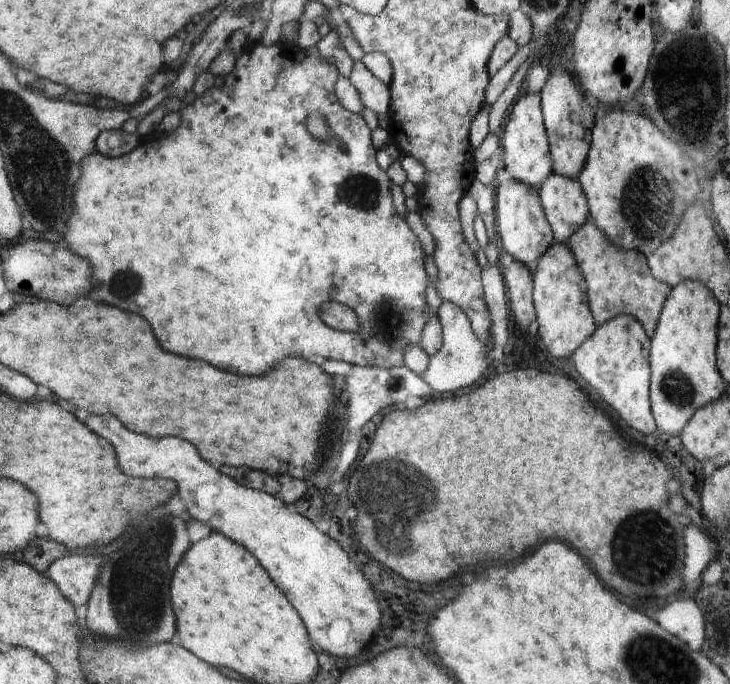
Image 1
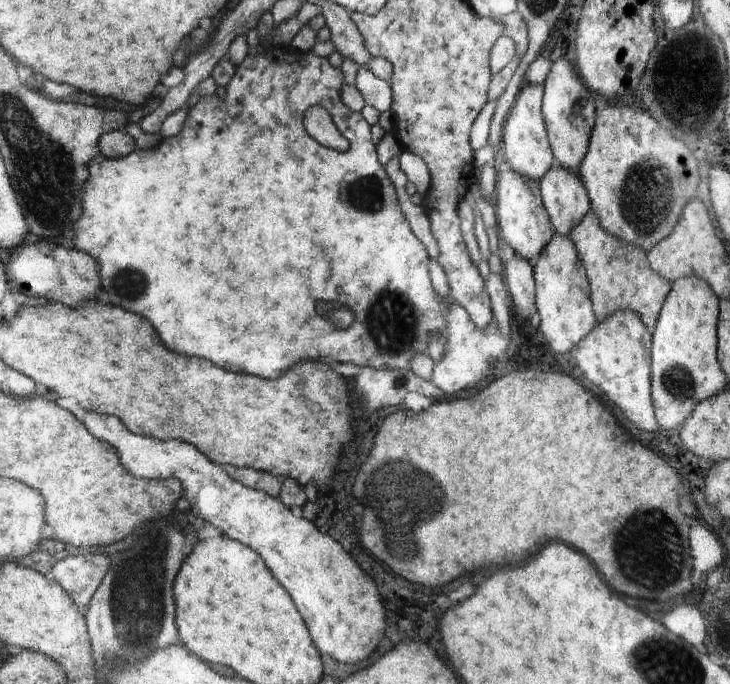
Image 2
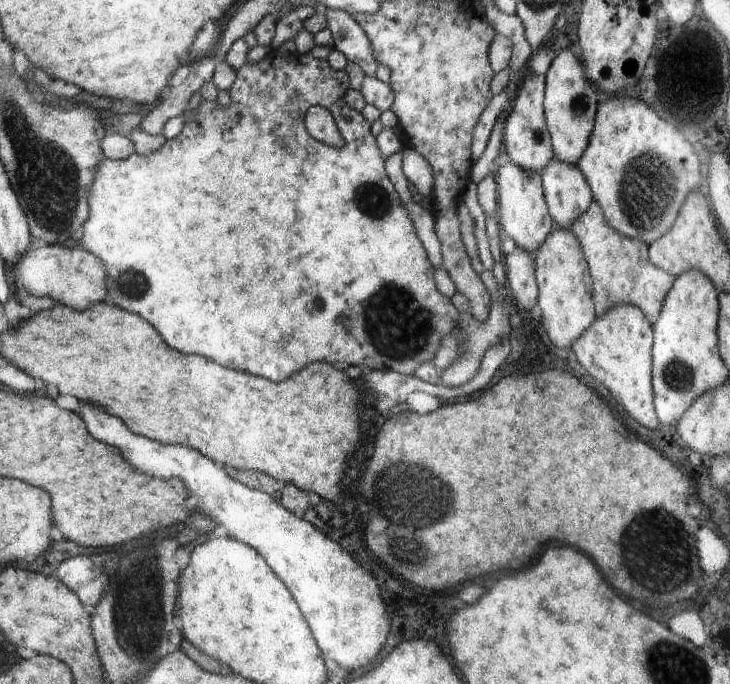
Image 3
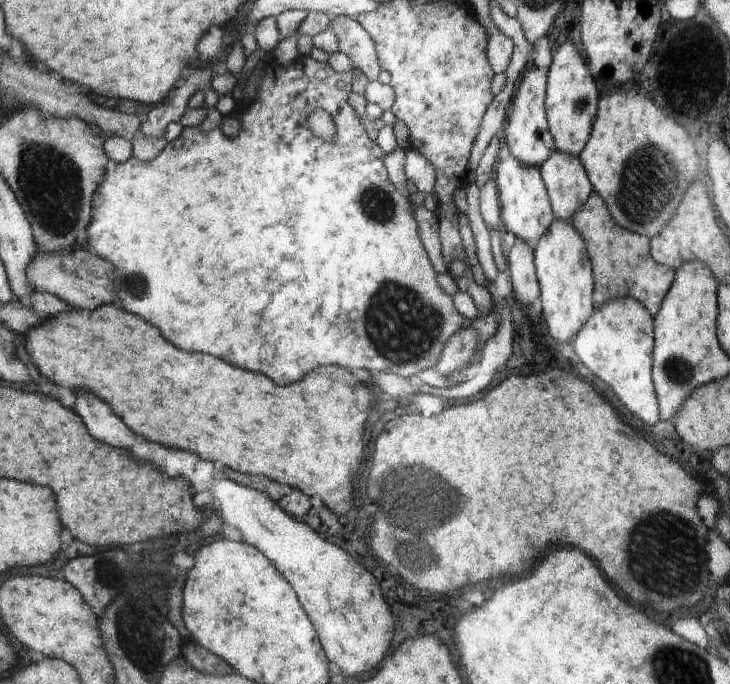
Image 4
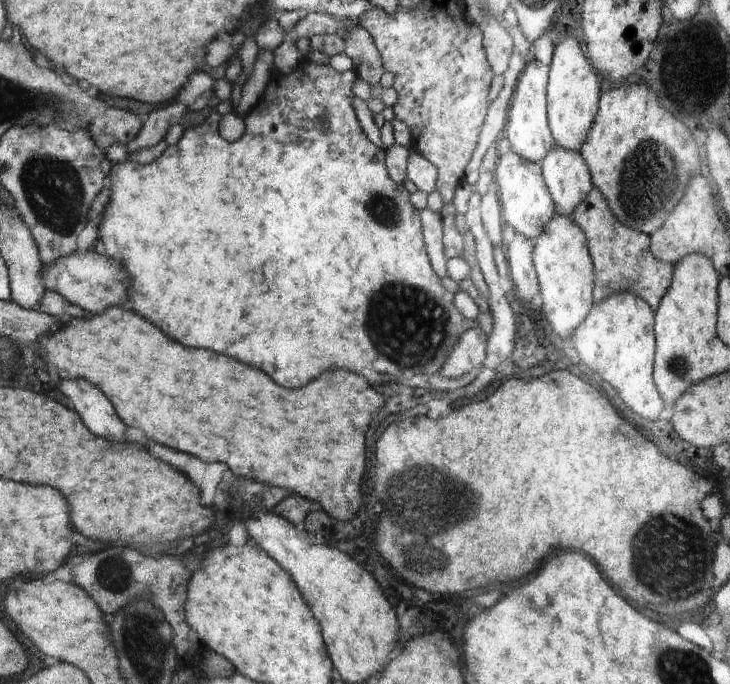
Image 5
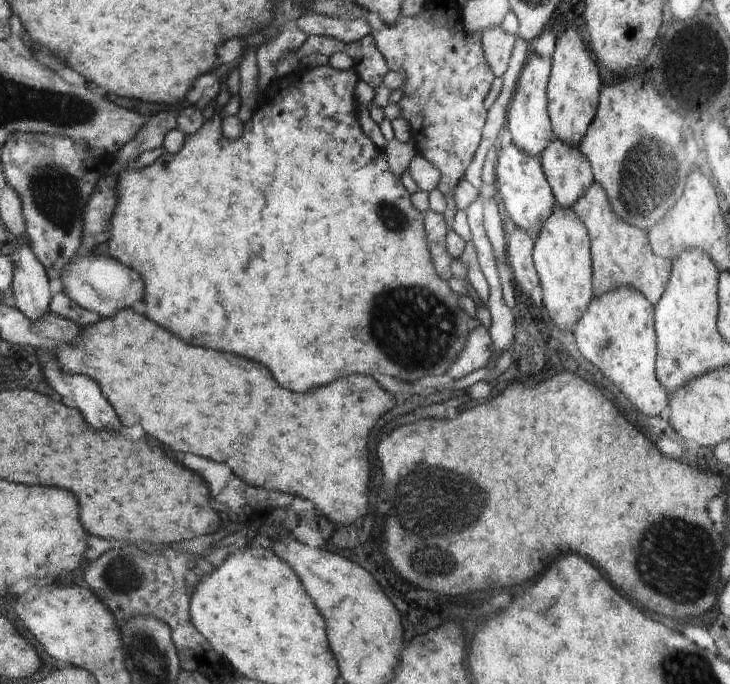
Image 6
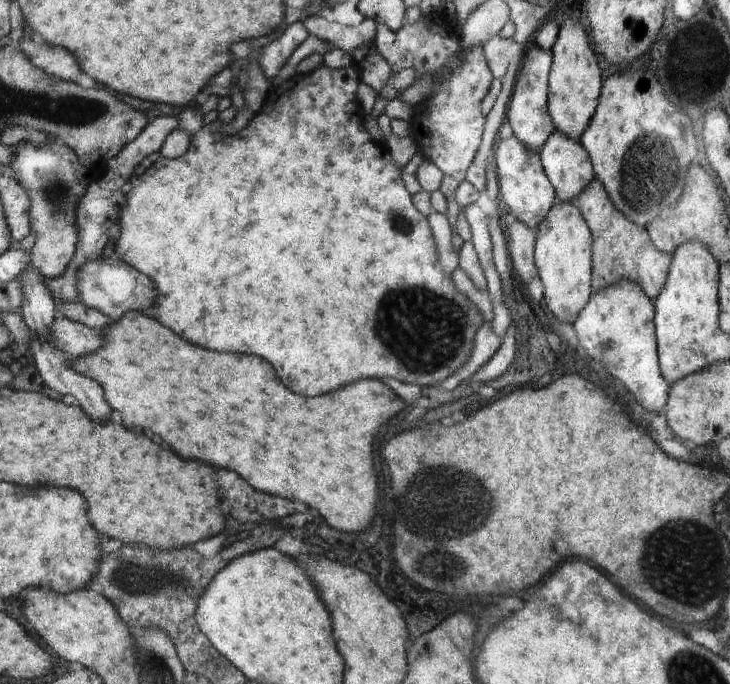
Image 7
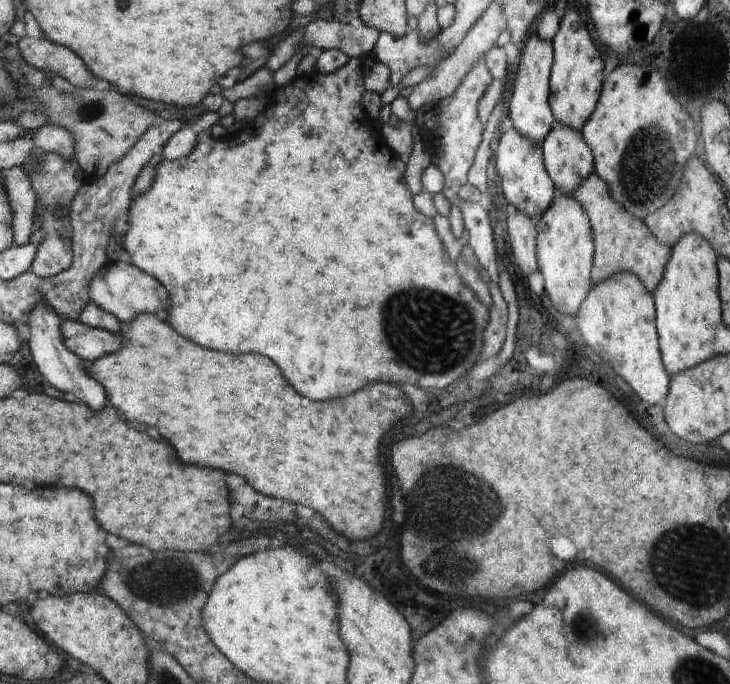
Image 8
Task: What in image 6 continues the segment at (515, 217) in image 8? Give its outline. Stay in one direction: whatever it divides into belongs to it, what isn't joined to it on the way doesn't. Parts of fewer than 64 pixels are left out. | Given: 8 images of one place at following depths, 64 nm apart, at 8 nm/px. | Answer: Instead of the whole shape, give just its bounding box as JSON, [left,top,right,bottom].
[506,226,539,295]

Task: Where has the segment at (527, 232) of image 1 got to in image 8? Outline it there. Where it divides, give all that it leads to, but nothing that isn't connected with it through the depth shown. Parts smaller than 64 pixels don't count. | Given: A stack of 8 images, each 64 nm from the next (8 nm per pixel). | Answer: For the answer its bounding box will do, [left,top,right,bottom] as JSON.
[494,128,557,225]

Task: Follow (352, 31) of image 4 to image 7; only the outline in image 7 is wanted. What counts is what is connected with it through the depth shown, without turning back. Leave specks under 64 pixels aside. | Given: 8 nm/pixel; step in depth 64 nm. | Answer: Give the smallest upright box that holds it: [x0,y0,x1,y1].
[351,42,392,94]

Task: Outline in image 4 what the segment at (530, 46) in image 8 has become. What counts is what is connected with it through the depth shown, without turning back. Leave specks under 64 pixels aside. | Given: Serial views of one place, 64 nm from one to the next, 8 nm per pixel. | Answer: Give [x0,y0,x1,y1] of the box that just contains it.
[503,66,556,167]

